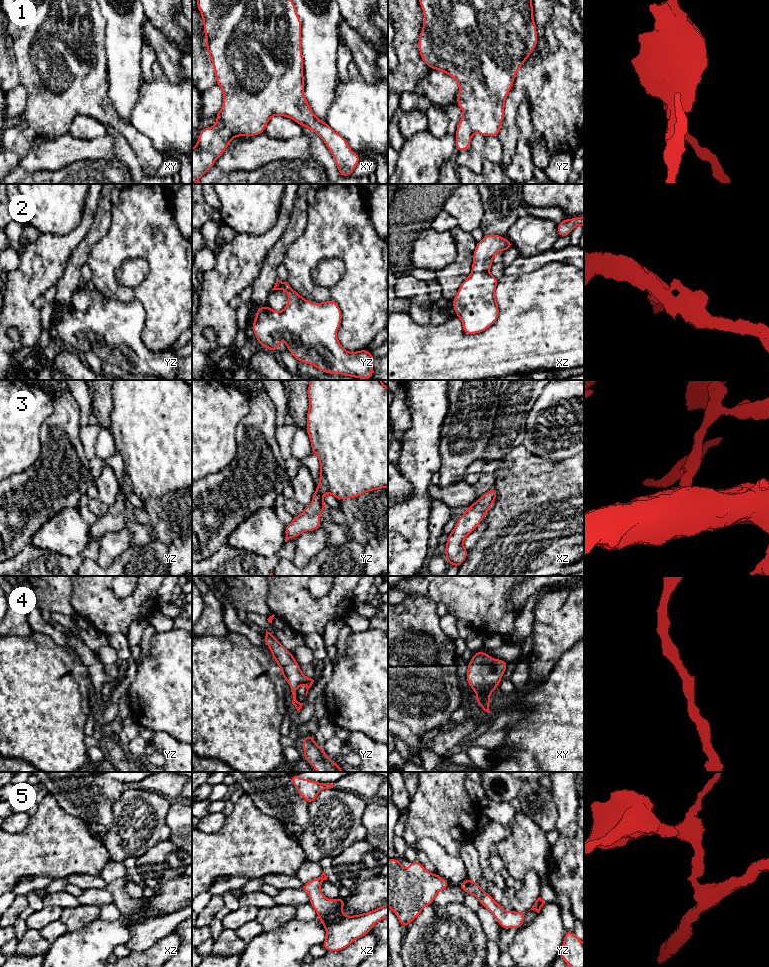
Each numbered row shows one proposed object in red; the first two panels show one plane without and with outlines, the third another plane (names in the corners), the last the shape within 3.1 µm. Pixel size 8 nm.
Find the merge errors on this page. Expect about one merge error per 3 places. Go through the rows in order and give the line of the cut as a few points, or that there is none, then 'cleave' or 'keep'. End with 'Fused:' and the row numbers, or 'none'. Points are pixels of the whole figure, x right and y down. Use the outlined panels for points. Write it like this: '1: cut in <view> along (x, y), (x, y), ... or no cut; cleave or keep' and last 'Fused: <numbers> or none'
1: no cut; keep
2: no cut; keep
3: no cut; keep
4: no cut; keep
5: no cut; keep
Fused: none

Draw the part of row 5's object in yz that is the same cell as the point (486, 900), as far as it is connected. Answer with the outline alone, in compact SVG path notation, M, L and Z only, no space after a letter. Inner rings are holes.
M468 878L462 881L459 886L465 893L474 895L480 902L481 906L488 909L499 925L504 929L519 929L523 924L526 912L510 911L506 912L501 904L497 904L493 897L483 891L478 882L471 881Z

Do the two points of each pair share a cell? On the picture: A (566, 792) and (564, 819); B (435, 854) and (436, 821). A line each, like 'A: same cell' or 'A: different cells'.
A: same cell
B: different cells

